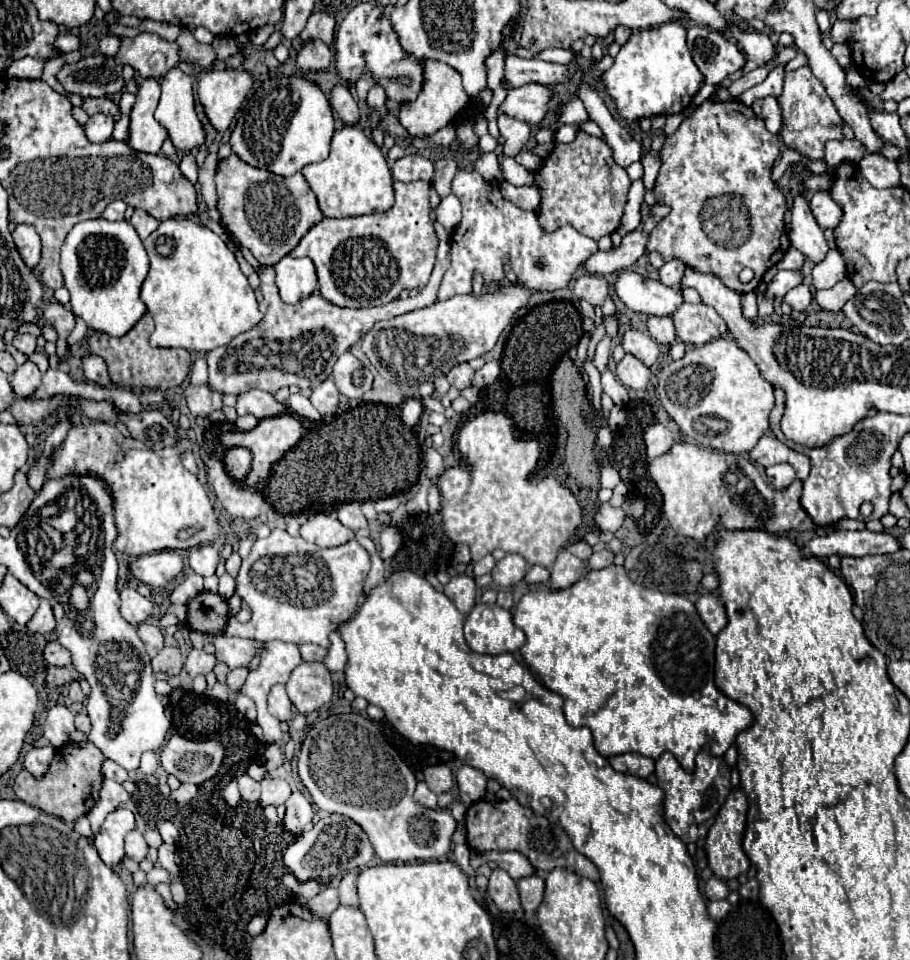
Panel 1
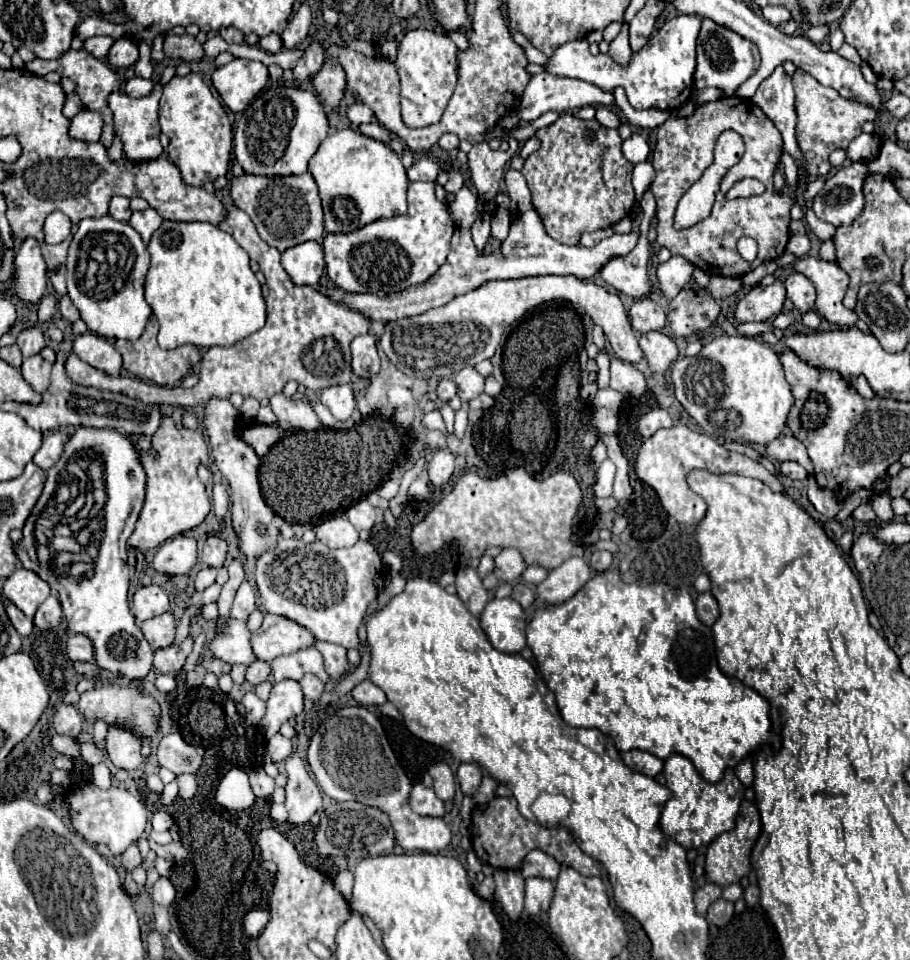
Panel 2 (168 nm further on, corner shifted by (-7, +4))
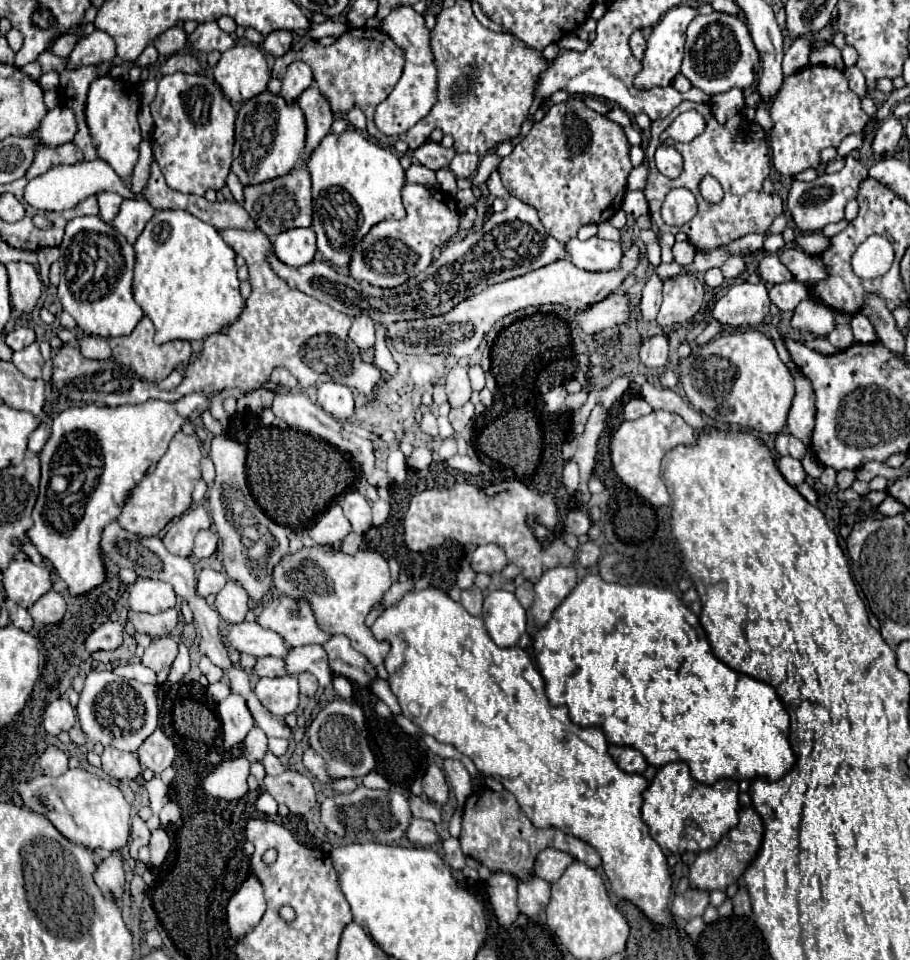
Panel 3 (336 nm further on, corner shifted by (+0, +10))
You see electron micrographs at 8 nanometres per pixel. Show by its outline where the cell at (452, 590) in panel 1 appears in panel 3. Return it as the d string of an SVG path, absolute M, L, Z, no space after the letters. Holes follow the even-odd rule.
M477 587L465 589L461 591L461 605L475 617L481 615L481 607L483 607L483 591Z

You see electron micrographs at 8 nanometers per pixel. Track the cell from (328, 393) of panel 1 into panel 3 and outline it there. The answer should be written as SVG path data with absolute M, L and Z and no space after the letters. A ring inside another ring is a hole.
M323 383L317 389L319 405L335 419L349 419L353 415L353 393L349 387L339 383Z

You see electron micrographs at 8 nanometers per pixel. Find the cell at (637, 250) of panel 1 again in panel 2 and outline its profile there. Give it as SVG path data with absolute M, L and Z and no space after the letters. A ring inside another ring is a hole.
M526 211L512 221L508 239L502 243L500 251L492 253L492 255L480 255L476 251L476 247L472 243L472 235L468 229L456 229L456 233L452 235L452 251L450 251L446 263L436 271L436 275L432 275L422 285L412 285L400 293L390 293L390 295L364 293L360 297L348 297L348 293L344 293L342 289L336 289L336 287L332 287L332 289L322 287L320 291L324 291L334 301L346 303L350 309L364 313L372 321L386 323L386 321L396 321L400 317L420 315L420 313L426 313L428 309L434 309L434 307L442 307L448 301L452 301L452 297L466 293L468 289L476 289L482 283L492 281L492 279L518 279L518 277L532 277L532 275L574 275L582 281L588 281L610 259L628 255L636 247L638 237L640 237L640 231L632 231L628 235L614 233L612 237L606 237L604 241L600 241L592 249L570 247L570 245L562 245L556 239L546 235L544 225L542 225L536 211Z

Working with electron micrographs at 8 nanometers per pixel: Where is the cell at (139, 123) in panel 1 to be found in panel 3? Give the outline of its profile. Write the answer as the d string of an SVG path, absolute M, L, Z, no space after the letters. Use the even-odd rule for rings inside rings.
M107 75L97 77L89 85L87 103L85 103L85 121L89 127L97 157L101 161L107 161L123 181L131 177L139 157L141 131L137 123L137 113L139 113L139 95L135 91L119 89L119 81L115 81L113 77L107 77Z

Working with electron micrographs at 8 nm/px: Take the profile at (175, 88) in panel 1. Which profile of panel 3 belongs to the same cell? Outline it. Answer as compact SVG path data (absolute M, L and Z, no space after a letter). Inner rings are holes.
M185 73L165 75L159 81L157 95L151 103L151 115L155 121L151 135L153 155L165 175L167 185L175 191L193 195L205 195L207 189L219 191L225 185L233 161L231 153L235 143L235 117L237 117L237 111L233 109L231 101L223 95L221 87L213 79L207 79L205 75L185 75Z

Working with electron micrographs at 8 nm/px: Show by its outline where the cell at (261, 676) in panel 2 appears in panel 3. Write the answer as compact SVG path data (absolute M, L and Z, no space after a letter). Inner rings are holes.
M261 657L261 659L257 659L255 673L259 677L283 677L283 675L287 675L285 661L277 659L277 657Z

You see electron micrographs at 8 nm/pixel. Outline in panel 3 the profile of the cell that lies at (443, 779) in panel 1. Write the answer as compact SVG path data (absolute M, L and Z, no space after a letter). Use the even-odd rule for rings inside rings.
M429 763L423 779L421 779L425 795L435 803L435 805L445 805L449 799L449 787L445 781L445 773L437 763Z

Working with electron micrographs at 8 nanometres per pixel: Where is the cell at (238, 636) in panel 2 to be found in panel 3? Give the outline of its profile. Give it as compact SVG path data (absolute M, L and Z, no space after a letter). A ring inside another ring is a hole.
M257 621L251 623L237 623L231 627L227 635L227 643L235 647L239 653L249 653L255 657L281 657L285 659L289 653L287 643L283 637L271 629L261 627Z

